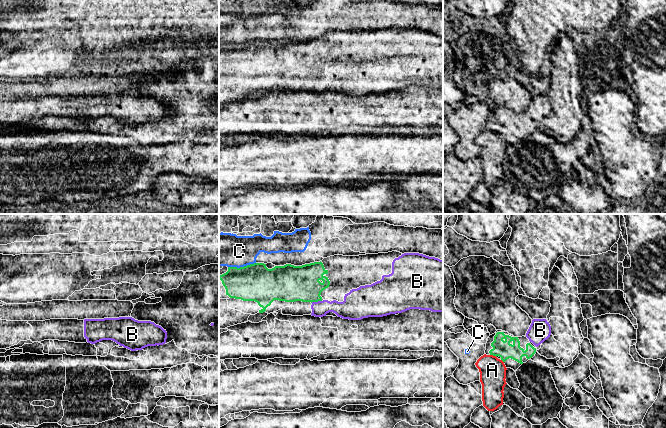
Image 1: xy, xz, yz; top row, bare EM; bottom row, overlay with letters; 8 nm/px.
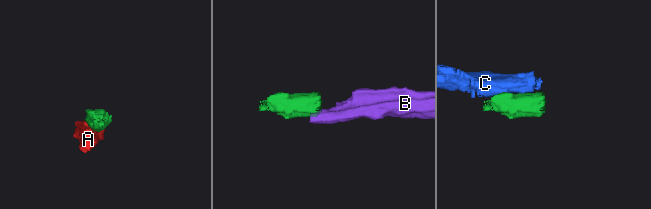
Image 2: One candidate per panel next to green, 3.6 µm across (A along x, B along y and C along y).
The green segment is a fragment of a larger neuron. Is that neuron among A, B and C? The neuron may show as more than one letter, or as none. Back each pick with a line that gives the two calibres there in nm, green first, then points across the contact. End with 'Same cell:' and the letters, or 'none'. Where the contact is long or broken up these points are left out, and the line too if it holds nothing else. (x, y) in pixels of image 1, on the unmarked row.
B: 300/140 nm | across xz (291, 59), (300, 61), (316, 77), (321, 82), (346, 85)
Same cell: B

